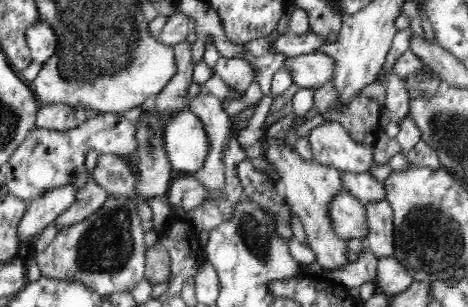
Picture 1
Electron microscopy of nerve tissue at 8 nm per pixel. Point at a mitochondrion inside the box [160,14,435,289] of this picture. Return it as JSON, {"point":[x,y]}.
{"point":[252,234]}

